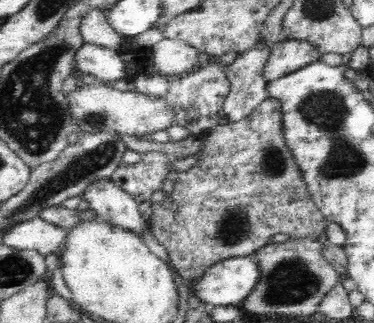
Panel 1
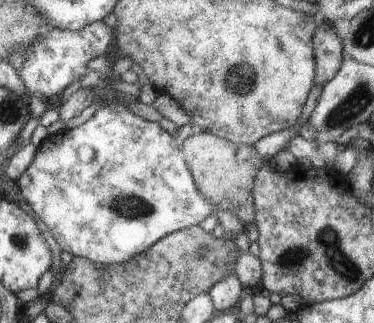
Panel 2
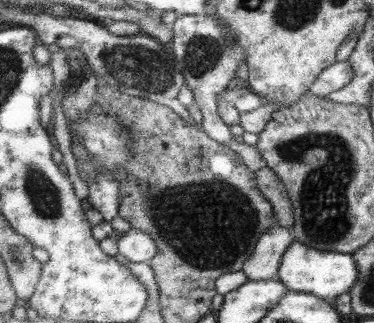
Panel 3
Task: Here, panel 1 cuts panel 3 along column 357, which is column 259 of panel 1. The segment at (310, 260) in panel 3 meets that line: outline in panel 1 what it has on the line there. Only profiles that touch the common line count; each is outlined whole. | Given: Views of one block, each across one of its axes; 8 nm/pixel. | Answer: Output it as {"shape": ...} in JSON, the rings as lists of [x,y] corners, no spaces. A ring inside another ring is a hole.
{"shape":[[[254,256],[248,258],[228,258],[218,262],[208,270],[194,286],[194,294],[214,306],[236,306],[248,300],[248,294],[260,282],[260,264]]]}

